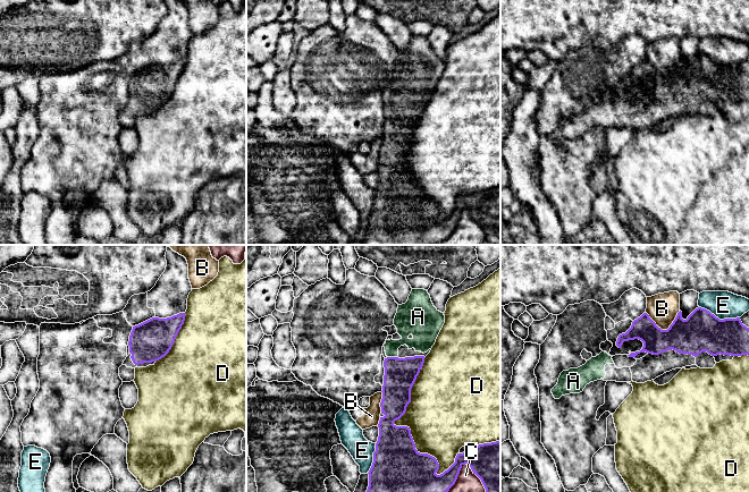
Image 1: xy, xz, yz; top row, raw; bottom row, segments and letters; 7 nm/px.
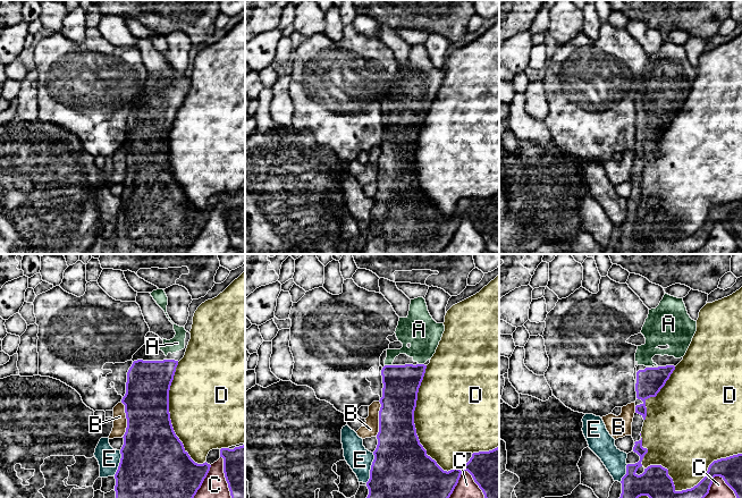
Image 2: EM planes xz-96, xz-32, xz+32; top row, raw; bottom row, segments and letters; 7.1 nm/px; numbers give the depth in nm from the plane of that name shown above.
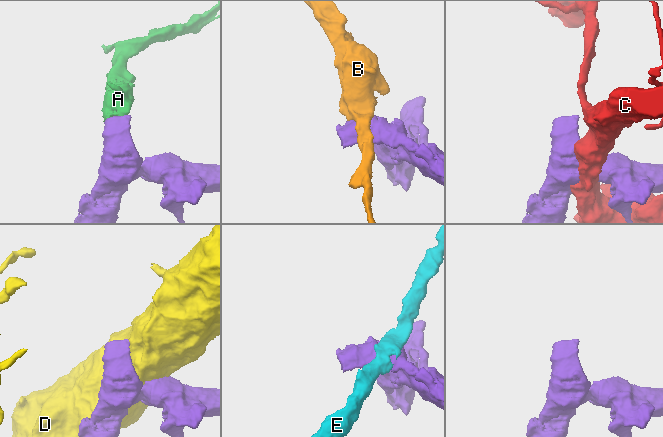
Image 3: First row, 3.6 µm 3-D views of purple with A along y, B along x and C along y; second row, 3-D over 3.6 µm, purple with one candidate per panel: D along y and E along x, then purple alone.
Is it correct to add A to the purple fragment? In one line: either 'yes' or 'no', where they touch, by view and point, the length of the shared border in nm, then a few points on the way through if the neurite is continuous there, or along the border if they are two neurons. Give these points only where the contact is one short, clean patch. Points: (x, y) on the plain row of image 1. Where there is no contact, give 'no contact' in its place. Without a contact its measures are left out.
yes; contact xz (393, 103); length 80 nm; way xz (400, 121), (393, 111), (393, 103), (400, 88), (423, 86)

